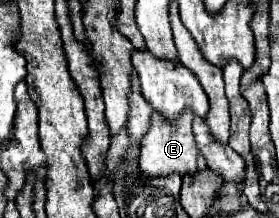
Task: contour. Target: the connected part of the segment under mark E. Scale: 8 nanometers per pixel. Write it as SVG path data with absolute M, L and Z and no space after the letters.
M184 111L184 115L180 115L180 119L176 119L176 127L172 127L172 123L164 123L164 119L160 119L160 115L152 113L150 117L150 129L146 131L144 139L140 141L142 153L140 153L140 171L150 177L164 177L170 173L196 173L198 171L198 147L192 130L192 111Z

